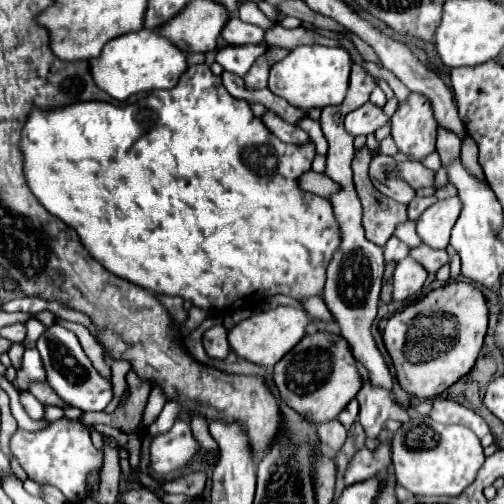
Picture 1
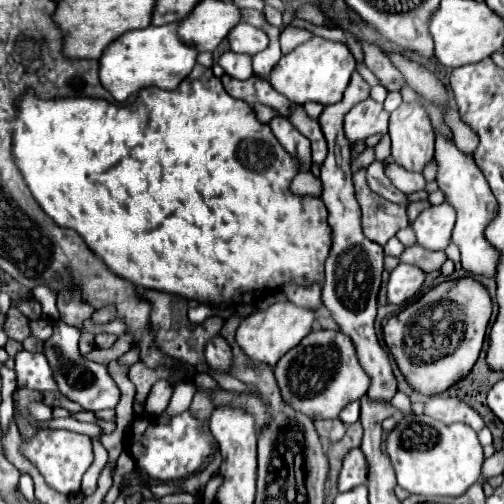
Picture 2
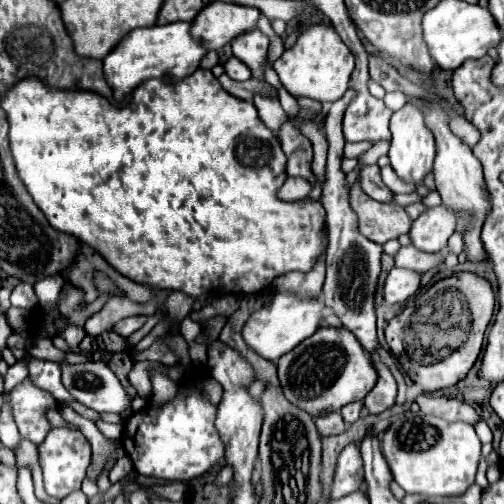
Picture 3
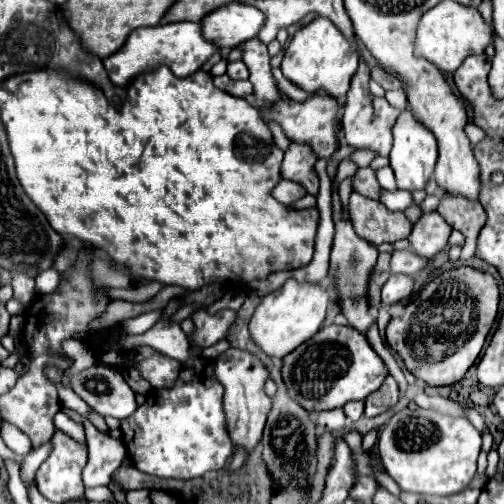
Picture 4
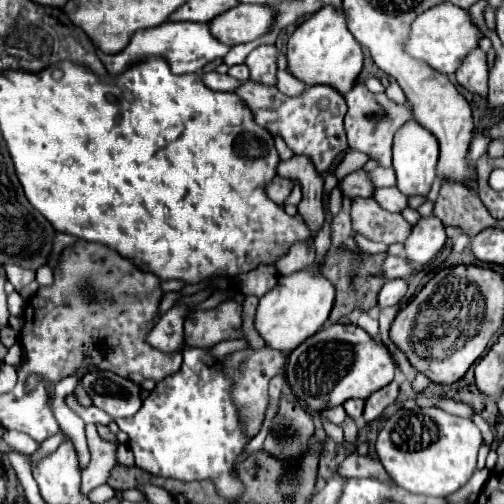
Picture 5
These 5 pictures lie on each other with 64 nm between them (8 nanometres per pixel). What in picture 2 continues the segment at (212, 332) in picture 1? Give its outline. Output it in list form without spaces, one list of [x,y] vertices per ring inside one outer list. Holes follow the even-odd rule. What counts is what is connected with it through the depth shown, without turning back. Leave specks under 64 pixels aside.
[[[216,334],[206,342],[206,360],[210,368],[216,368],[220,372],[228,372],[228,368],[232,366],[230,344],[220,334]]]

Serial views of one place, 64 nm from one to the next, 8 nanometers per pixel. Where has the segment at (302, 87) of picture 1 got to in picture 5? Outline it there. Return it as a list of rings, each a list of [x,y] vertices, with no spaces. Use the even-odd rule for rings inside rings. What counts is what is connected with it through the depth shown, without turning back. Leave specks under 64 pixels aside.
[[[322,8],[320,12],[312,14],[304,24],[300,24],[290,36],[286,62],[288,72],[302,80],[306,86],[324,84],[332,86],[340,94],[346,94],[354,86],[362,70],[362,46],[346,28],[346,18],[342,10]]]

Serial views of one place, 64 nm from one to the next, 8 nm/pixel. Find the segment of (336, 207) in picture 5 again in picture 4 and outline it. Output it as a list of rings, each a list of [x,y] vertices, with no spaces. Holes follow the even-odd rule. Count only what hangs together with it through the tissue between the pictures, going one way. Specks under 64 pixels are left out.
[[[344,159],[338,167],[337,176],[332,183],[333,190],[337,191],[341,182],[347,177],[353,176],[357,170],[358,167],[353,162],[351,162],[349,159]]]

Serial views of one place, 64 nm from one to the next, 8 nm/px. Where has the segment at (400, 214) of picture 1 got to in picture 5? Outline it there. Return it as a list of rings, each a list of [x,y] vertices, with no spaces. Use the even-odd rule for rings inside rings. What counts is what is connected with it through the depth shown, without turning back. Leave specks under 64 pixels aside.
[[[374,198],[352,200],[352,228],[364,238],[384,244],[404,242],[412,230],[402,214],[392,214],[380,208]]]

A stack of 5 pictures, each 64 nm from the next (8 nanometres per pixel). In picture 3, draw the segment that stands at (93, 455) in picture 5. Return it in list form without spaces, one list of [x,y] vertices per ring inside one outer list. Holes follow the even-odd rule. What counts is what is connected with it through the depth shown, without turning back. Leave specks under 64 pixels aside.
[[[60,406],[58,412],[62,414],[64,420],[76,424],[76,426],[80,428],[80,432],[82,432],[82,434],[88,438],[88,442],[92,444],[94,458],[92,458],[92,464],[90,464],[90,468],[88,468],[88,472],[86,472],[92,480],[98,480],[98,474],[104,470],[104,466],[106,466],[106,462],[108,462],[110,458],[120,458],[120,456],[124,456],[122,446],[114,446],[112,440],[108,440],[90,420],[82,418],[80,414],[76,414],[70,406]]]

